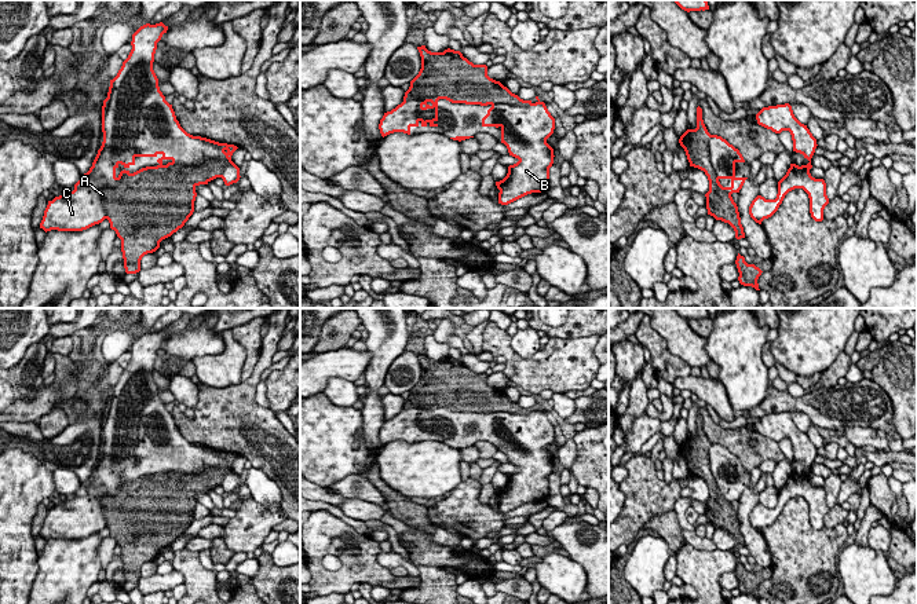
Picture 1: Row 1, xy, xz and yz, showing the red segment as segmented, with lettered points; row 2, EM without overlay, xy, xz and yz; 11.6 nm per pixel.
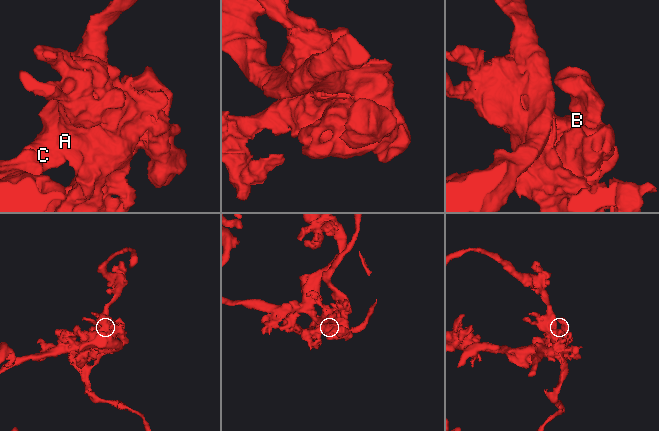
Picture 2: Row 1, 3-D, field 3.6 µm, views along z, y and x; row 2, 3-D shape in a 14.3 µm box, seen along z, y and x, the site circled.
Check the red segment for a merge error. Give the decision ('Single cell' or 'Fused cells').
Fused cells

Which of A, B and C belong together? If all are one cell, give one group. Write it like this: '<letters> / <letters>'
A / B C

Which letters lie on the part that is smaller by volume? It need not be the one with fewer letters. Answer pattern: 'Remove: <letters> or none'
Remove: A

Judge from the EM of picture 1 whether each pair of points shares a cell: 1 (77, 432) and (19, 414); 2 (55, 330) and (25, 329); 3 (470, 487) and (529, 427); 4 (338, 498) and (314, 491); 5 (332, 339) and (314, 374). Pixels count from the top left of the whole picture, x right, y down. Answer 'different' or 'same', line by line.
1: different
2: different
3: different
4: same
5: different

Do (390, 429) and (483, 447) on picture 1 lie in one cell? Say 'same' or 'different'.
different

